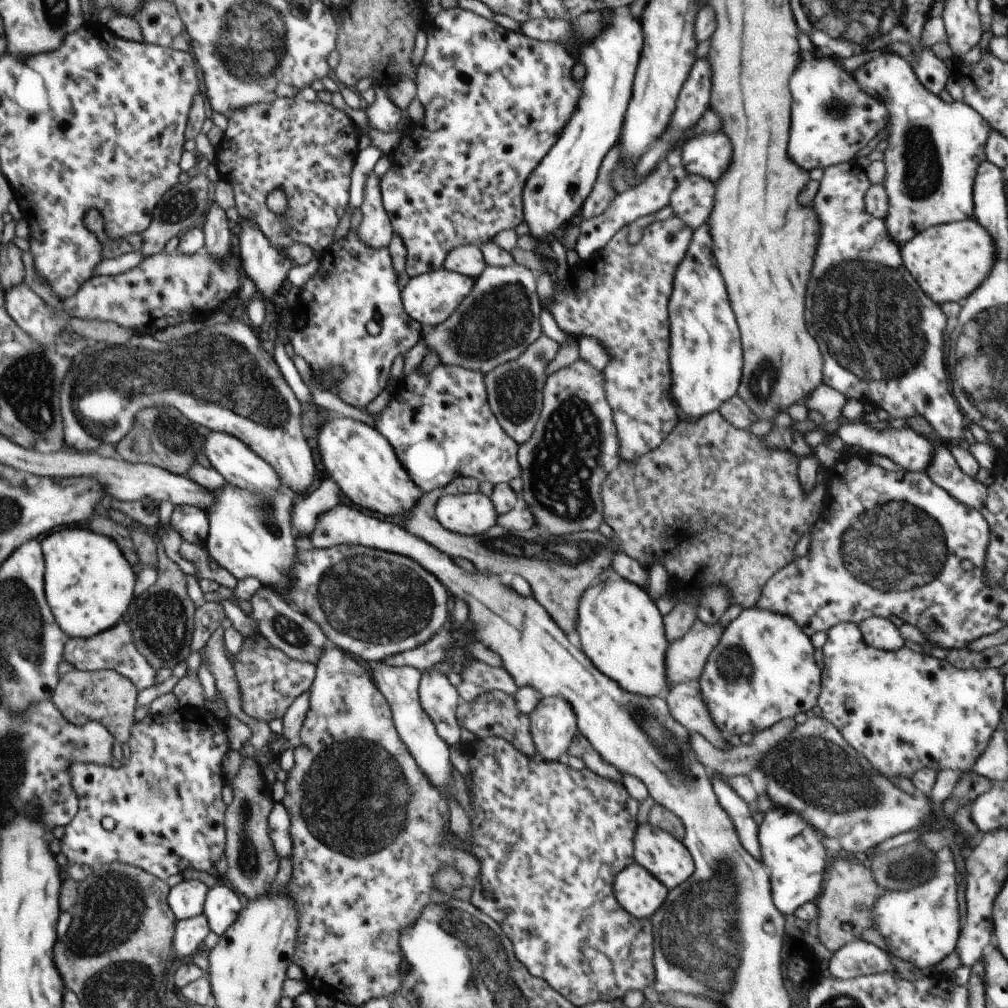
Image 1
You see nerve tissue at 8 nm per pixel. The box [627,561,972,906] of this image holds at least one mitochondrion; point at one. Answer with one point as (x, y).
(816, 770)

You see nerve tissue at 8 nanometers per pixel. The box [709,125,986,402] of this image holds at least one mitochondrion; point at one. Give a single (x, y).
(881, 341)

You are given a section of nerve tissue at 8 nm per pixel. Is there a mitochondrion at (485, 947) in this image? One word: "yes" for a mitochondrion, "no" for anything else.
yes

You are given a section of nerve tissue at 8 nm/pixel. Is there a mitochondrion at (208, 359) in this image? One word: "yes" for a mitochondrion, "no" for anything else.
yes

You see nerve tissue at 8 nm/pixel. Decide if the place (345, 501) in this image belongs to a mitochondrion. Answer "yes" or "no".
no

